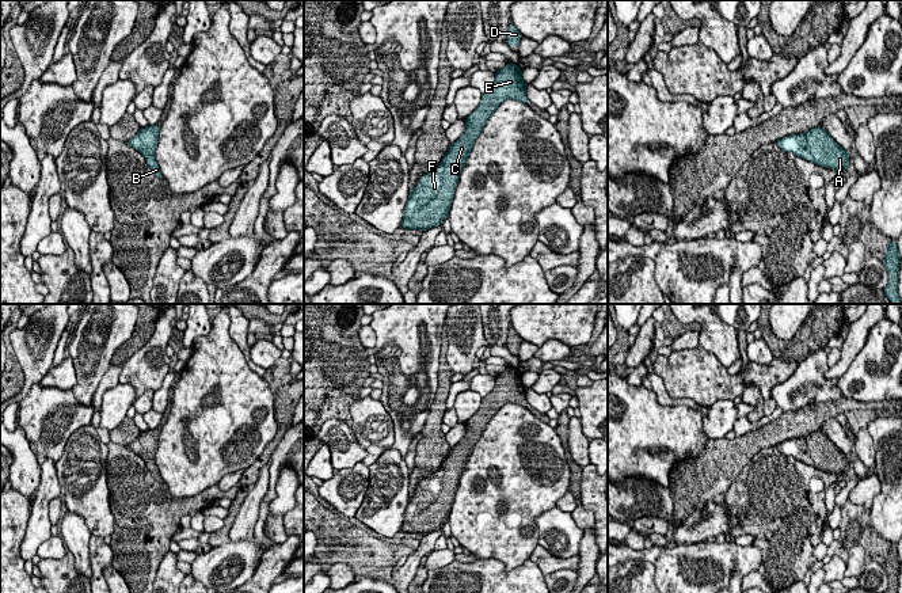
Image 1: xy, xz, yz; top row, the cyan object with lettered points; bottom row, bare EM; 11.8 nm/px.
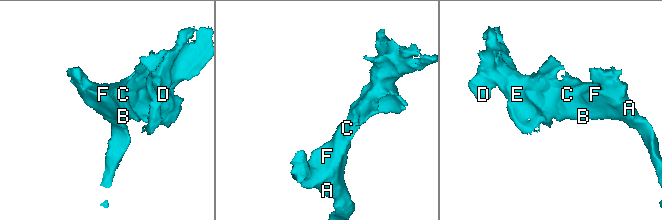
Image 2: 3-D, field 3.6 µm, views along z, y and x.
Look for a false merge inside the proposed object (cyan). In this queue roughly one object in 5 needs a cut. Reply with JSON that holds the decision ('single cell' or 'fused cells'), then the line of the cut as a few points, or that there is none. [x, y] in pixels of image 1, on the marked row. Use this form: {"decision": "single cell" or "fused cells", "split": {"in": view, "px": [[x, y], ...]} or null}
{"decision": "single cell", "split": null}

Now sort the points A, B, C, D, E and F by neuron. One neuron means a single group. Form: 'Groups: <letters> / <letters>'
Groups: A B C D E F

